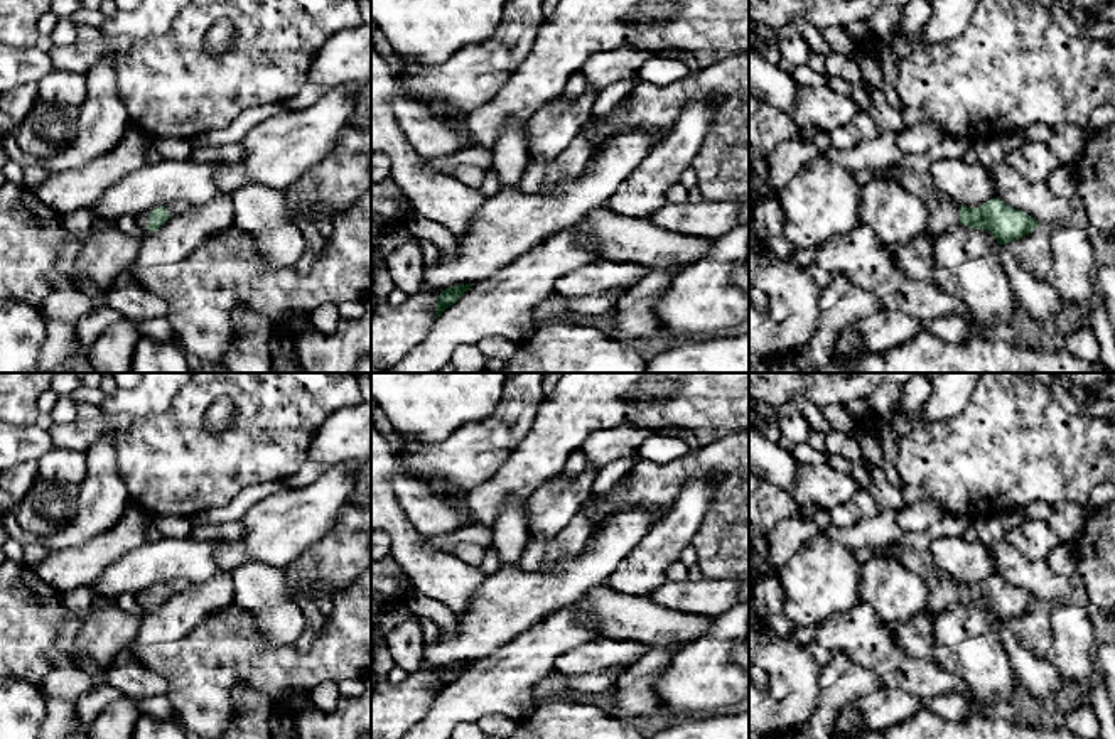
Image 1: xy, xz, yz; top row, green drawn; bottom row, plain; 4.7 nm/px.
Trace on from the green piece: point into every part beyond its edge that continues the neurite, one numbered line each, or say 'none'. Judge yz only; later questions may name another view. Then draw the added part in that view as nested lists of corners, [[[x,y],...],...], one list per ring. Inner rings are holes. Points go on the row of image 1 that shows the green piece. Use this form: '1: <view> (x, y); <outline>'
1: yz (943, 213); [[[896,165],[887,170],[891,179],[924,202],[929,211],[929,235],[933,238],[960,223],[960,204],[941,194],[928,172],[902,170]]]

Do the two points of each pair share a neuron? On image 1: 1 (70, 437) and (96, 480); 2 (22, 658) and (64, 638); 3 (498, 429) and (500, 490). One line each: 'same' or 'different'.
1: different
2: different
3: different

